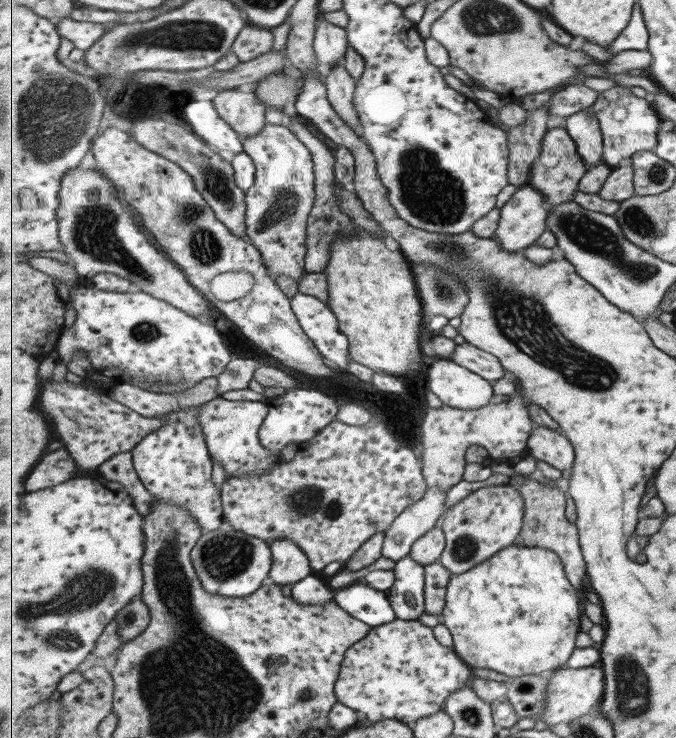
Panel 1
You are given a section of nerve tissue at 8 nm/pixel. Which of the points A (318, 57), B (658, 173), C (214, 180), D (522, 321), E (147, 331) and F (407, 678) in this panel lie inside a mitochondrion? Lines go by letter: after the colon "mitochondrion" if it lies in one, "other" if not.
A: other
B: mitochondrion
C: mitochondrion
D: mitochondrion
E: mitochondrion
F: other

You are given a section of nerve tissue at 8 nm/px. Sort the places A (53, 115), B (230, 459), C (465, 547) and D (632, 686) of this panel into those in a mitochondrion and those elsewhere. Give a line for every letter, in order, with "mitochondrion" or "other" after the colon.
A: mitochondrion
B: other
C: mitochondrion
D: mitochondrion

